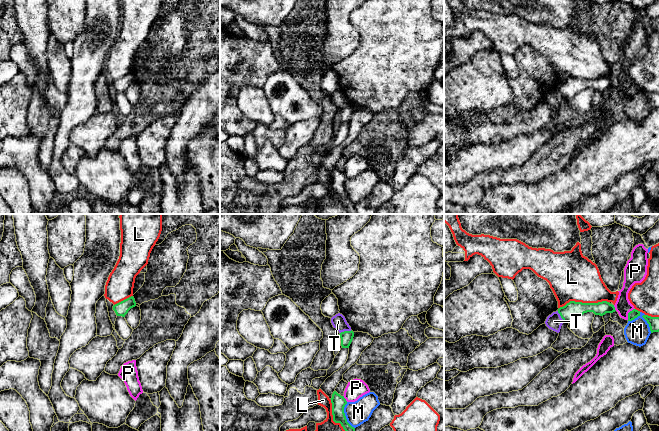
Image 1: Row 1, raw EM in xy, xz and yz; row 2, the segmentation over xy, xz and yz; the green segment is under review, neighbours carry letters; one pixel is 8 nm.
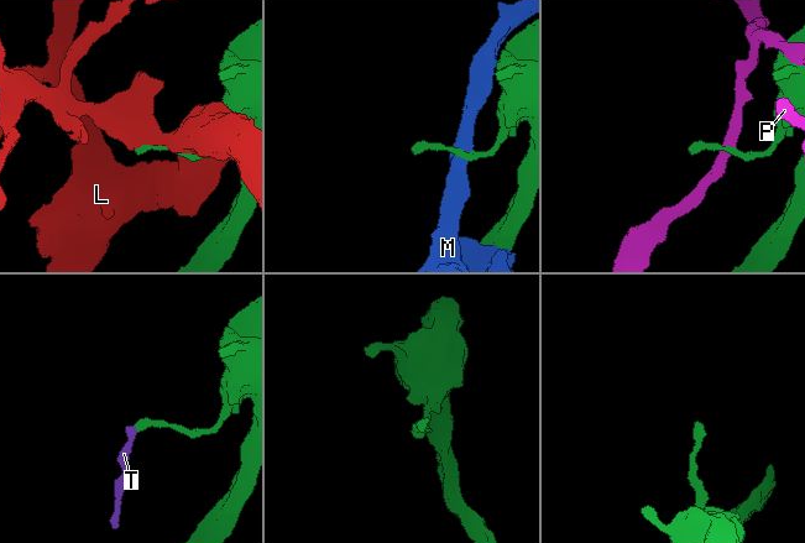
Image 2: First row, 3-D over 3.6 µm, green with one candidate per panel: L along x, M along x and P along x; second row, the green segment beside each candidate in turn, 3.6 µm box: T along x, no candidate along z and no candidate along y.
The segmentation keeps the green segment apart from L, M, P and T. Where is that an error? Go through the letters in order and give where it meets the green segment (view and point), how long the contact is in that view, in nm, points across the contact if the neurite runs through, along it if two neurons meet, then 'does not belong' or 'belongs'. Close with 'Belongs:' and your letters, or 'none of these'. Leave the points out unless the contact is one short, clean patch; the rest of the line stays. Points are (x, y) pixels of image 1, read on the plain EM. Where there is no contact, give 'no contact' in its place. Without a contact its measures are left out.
L: contact yz (583, 79); length 400 nm; does not belong
M: contact yz (643, 93); length 220 nm; does not belong
P: contact yz (628, 89); length 110 nm; does not belong
T: contact xz (345, 107); length 100 nm; border xz (351, 106), (345, 106), (340, 109); does not belong
Belongs: none of these

